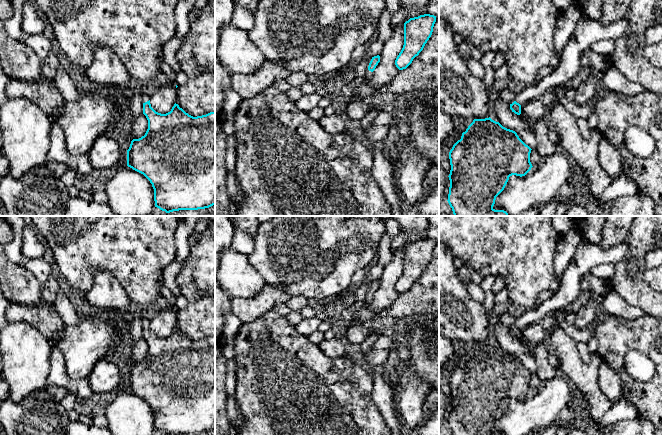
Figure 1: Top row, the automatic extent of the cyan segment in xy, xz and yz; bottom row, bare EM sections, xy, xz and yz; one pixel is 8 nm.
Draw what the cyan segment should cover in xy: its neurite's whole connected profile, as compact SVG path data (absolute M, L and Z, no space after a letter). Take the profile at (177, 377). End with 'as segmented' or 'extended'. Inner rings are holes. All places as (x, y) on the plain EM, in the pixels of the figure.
M143 316L143 338L148 344L144 360L133 363L127 374L127 390L143 398L154 413L155 431L162 435L198 434L215 429L215 336L193 341L178 328L166 338L156 336L150 328L150 319Z; extended

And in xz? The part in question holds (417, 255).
M424 238L404 247L404 269L395 284L399 294L406 293L423 274L432 259L435 246L436 240Z; as segmented

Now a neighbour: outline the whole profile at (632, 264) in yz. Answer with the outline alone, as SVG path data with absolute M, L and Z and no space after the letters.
M633 258L628 262L628 274L631 278L638 276L637 259Z

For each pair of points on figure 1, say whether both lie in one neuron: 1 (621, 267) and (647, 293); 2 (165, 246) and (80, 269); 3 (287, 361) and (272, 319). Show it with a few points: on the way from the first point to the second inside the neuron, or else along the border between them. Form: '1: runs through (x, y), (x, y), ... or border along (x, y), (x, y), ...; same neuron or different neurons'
1: runs through (622, 275), (639, 292); same neuron
2: runs through (144, 245), (104, 245), (101, 248); same neuron
3: runs through (277, 351), (272, 329); same neuron

